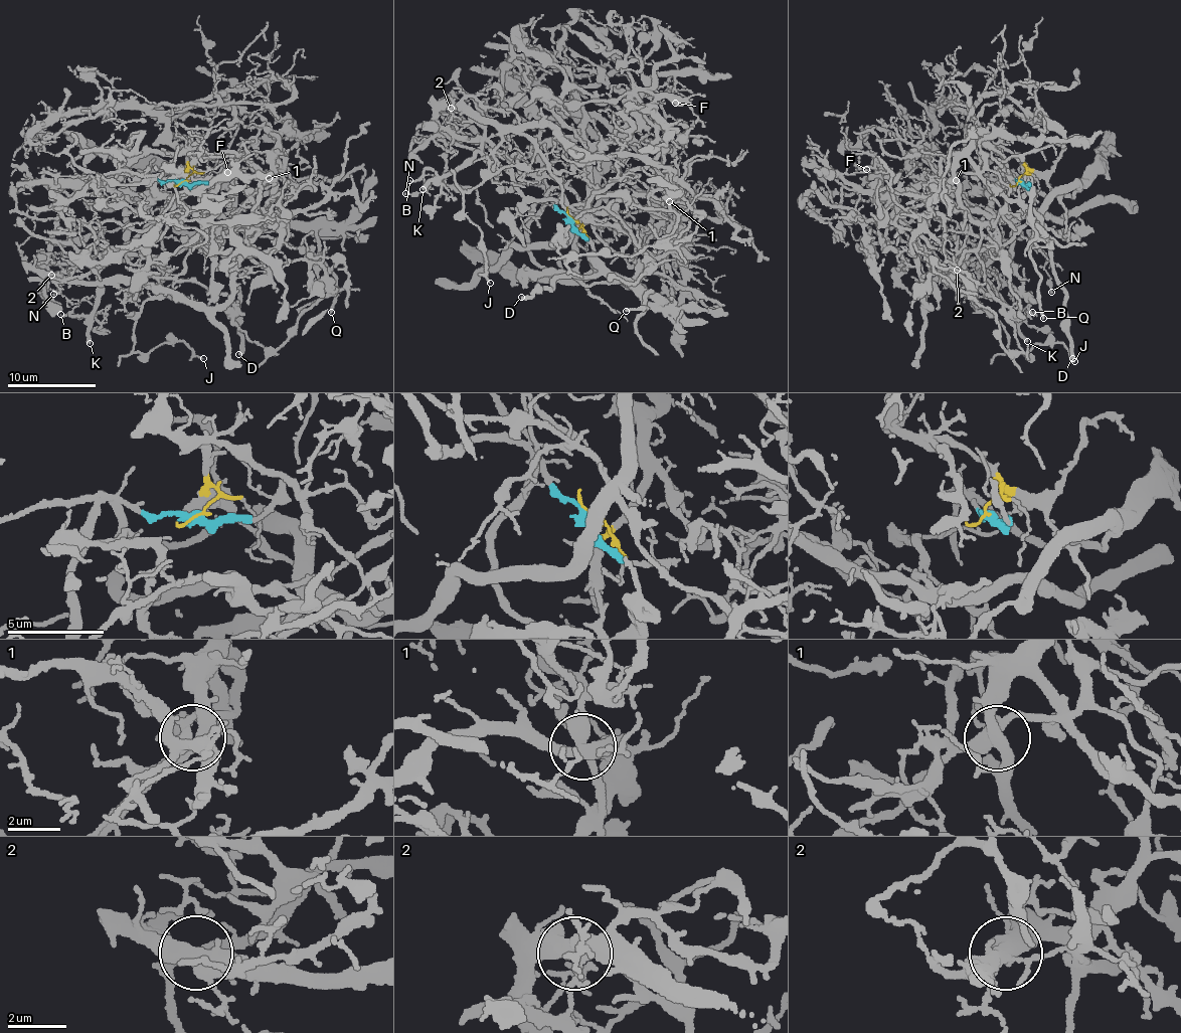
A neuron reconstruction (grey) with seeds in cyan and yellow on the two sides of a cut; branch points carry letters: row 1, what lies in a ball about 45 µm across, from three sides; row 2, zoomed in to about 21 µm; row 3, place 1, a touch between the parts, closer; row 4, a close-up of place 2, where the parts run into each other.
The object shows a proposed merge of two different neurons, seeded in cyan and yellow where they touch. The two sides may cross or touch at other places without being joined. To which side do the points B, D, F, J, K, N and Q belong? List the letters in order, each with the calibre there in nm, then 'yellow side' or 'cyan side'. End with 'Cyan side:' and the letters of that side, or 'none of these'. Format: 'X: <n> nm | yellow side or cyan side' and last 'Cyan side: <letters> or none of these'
B: 140 nm | cyan side
D: 340 nm | cyan side
F: 140 nm | yellow side
J: 140 nm | cyan side
K: 300 nm | cyan side
N: 160 nm | cyan side
Q: 240 nm | cyan side
Cyan side: B, D, J, K, N, Q

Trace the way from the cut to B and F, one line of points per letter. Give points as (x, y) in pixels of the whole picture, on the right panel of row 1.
B: (1019, 183), (1010, 173), (1006, 179), (1012, 249), (1005, 256), (990, 259), (984, 280), (1013, 313), (1032, 312)
F: (1019, 183), (984, 132), (954, 176), (990, 223), (842, 175), (867, 168)

